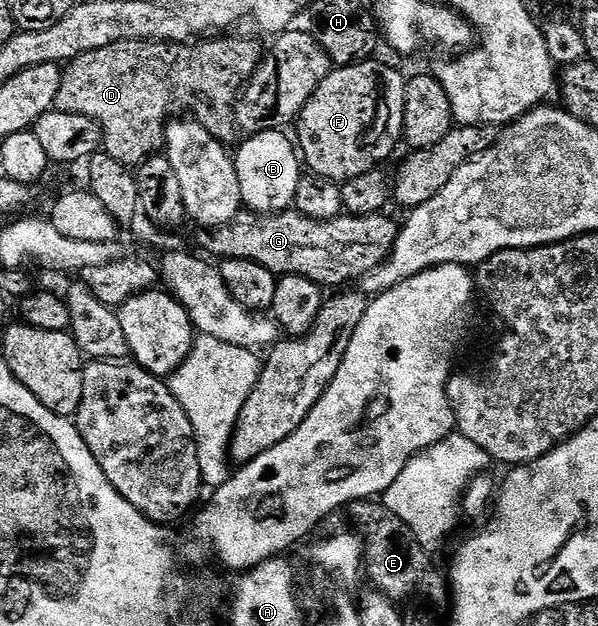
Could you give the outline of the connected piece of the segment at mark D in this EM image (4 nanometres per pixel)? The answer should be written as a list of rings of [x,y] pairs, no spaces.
[[[219,35],[198,43],[122,41],[101,47],[101,51],[89,51],[63,69],[55,109],[95,120],[102,129],[102,152],[128,167],[138,167],[146,157],[158,154],[164,148],[165,130],[169,119],[176,116],[178,105],[188,105],[195,112],[192,113],[194,120],[201,122],[213,136],[228,139],[237,133],[233,112],[236,98],[261,62],[257,42],[231,36],[235,35]]]

